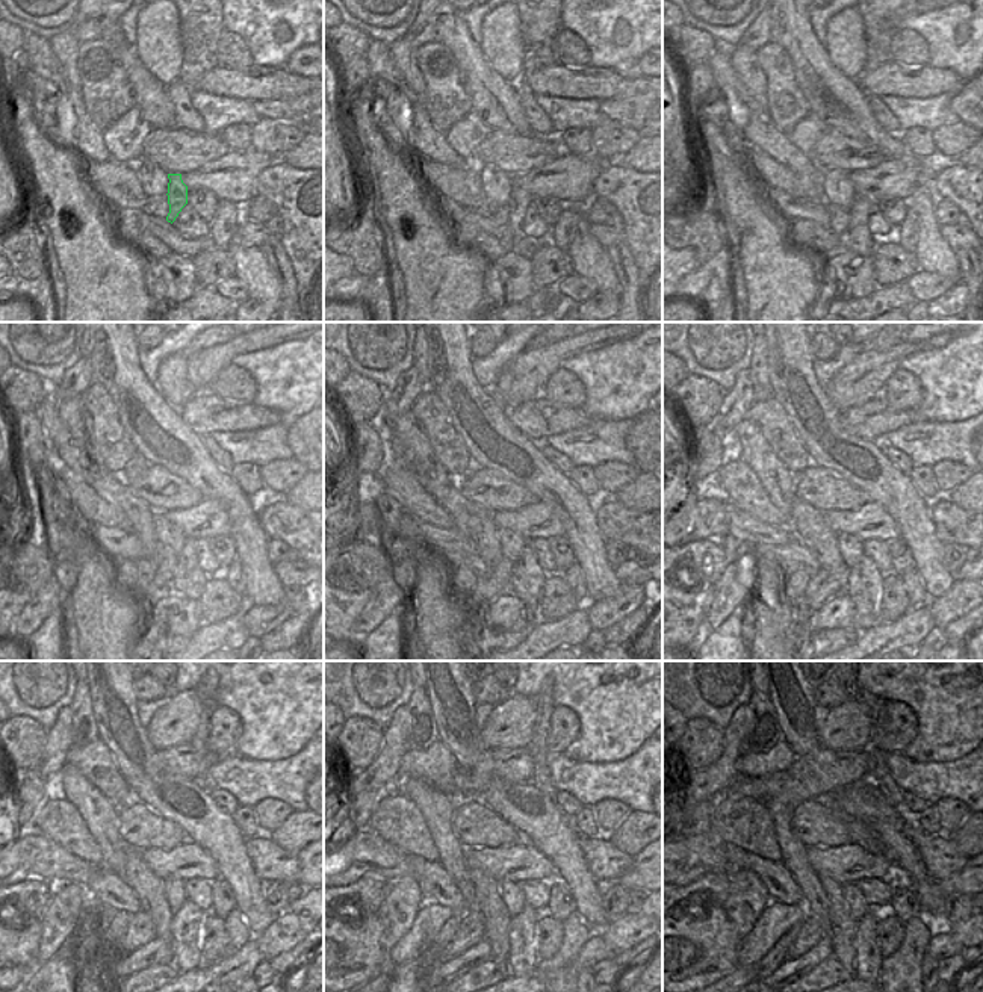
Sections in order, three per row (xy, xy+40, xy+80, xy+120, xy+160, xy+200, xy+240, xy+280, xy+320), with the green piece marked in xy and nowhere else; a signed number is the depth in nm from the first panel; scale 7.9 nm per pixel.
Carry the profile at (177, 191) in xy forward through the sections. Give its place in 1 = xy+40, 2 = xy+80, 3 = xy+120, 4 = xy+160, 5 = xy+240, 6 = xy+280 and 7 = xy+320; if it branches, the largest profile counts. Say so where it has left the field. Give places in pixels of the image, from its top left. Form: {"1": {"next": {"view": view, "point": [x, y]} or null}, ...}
{"1": {"next": {"view": "xy+40", "point": [519, 198]}}, "2": {"next": {"view": "xy+80", "point": [858, 238]}}, "3": {"next": {"view": "xy+120", "point": [189, 581]}}, "4": {"next": {"view": "xy+160", "point": [528, 579]}}, "5": {"next": {"view": "xy+240", "point": [185, 927]}}, "6": {"next": {"view": "xy+280", "point": [524, 959]}}, "7": {"next": {"view": "xy+320", "point": [867, 957]}}}

